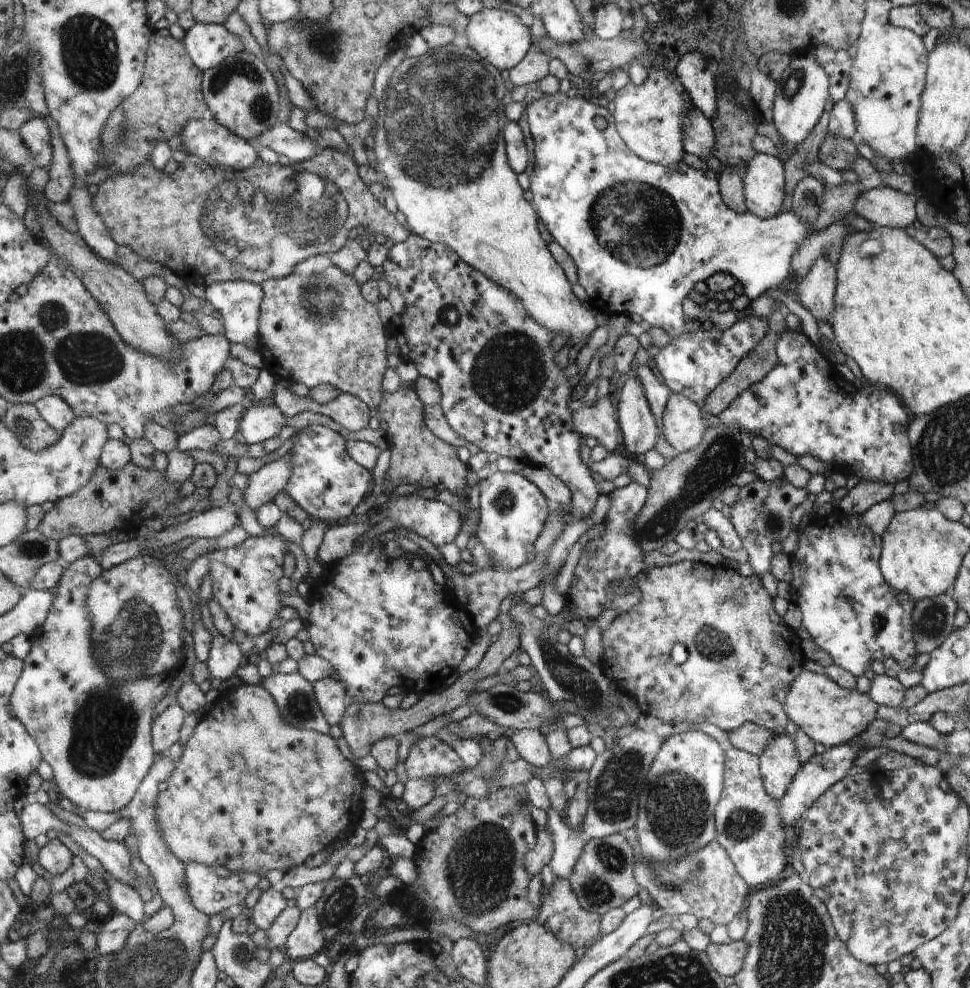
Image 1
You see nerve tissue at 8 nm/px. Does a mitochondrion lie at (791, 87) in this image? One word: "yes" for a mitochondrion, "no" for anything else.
yes

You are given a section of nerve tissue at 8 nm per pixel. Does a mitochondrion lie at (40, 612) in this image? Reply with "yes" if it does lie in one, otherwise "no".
no

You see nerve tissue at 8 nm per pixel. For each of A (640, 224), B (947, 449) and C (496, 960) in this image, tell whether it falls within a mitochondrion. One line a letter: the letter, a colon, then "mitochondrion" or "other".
A: mitochondrion
B: mitochondrion
C: other

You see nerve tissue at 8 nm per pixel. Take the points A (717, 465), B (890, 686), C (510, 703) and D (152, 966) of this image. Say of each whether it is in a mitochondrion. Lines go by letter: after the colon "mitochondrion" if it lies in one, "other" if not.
A: mitochondrion
B: other
C: mitochondrion
D: mitochondrion

